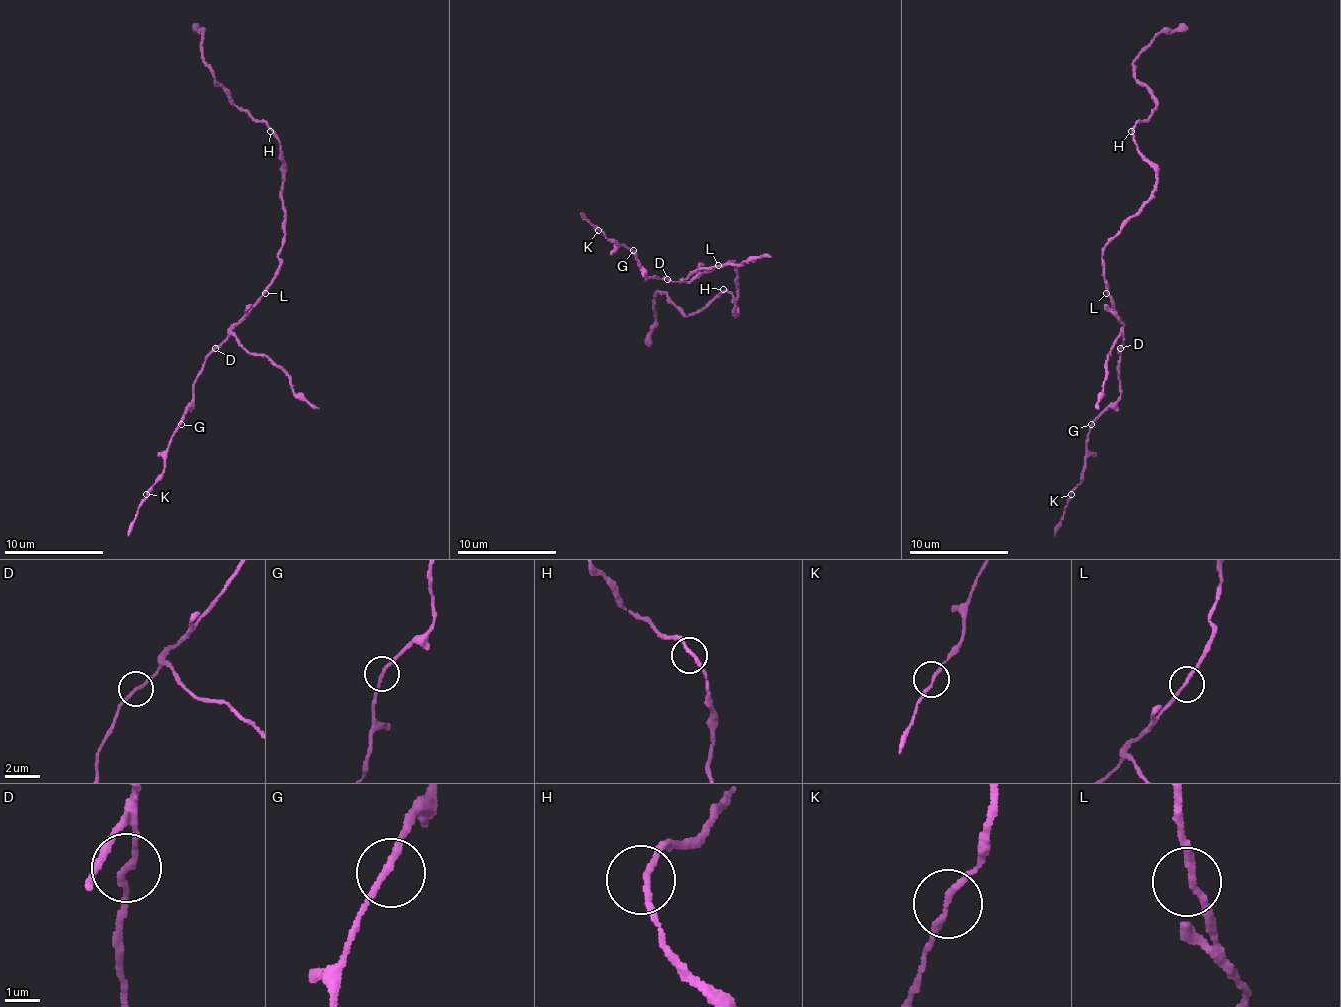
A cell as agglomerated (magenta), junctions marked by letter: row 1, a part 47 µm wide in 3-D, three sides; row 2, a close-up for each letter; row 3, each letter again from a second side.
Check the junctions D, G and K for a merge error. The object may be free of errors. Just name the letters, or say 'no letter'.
D

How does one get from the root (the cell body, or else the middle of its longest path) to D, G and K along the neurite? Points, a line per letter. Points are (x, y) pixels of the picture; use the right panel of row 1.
D: (1104, 263), (1106, 293), (1111, 298), (1114, 315), (1123, 325), (1121, 347)
G: (1104, 263), (1106, 293), (1111, 298), (1114, 315), (1123, 325), (1123, 347), (1119, 365), (1121, 394), (1091, 424)
K: (1104, 263), (1106, 293), (1114, 315), (1123, 325), (1119, 365), (1121, 394), (1089, 429), (1084, 479), (1071, 494)

